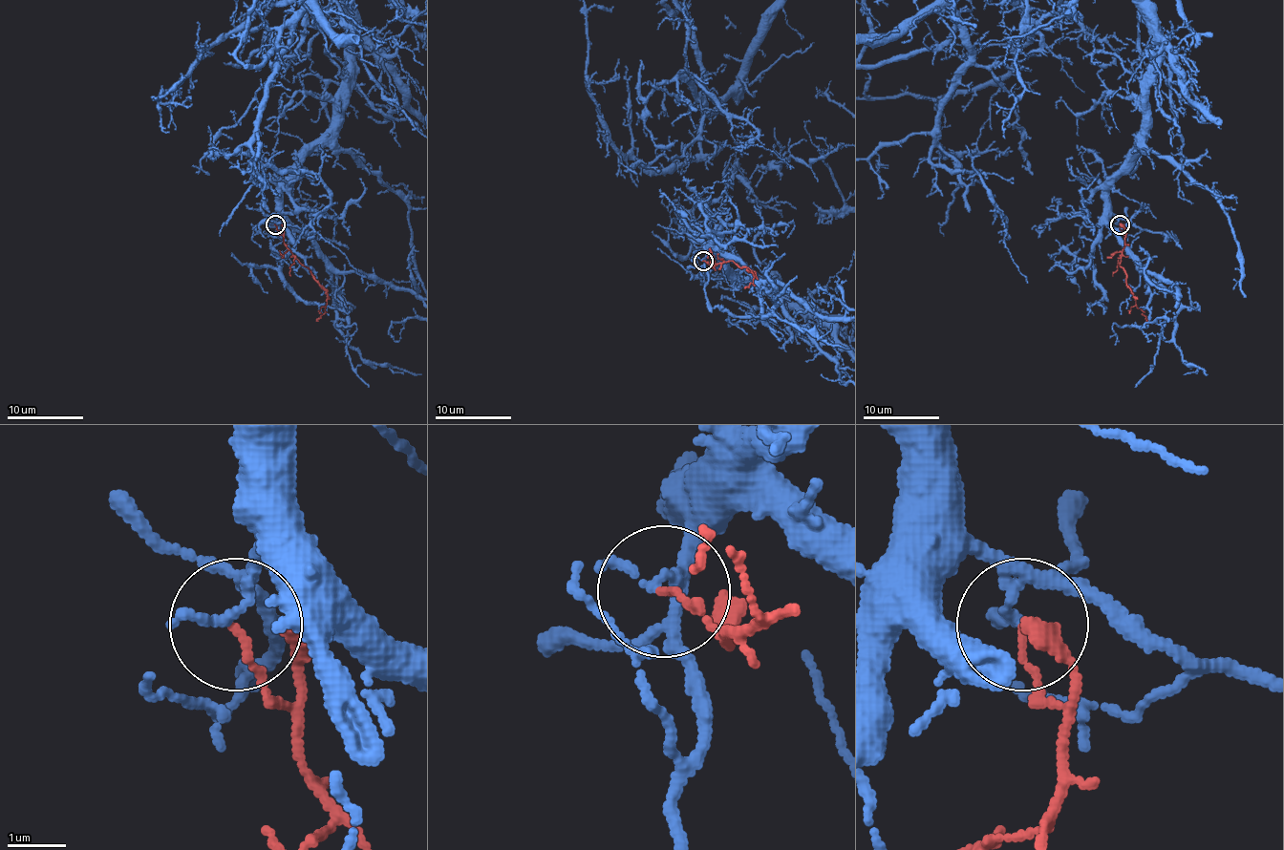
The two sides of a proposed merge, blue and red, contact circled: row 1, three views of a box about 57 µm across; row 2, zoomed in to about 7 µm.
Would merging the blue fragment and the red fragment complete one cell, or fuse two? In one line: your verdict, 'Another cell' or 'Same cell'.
Another cell

